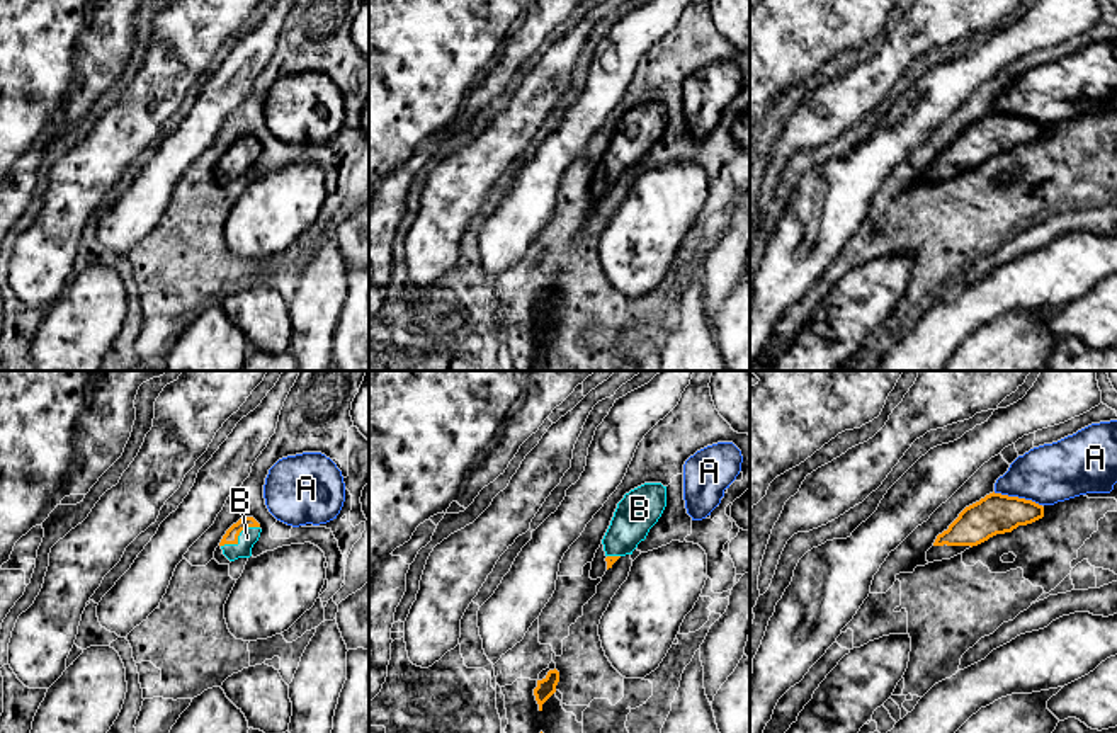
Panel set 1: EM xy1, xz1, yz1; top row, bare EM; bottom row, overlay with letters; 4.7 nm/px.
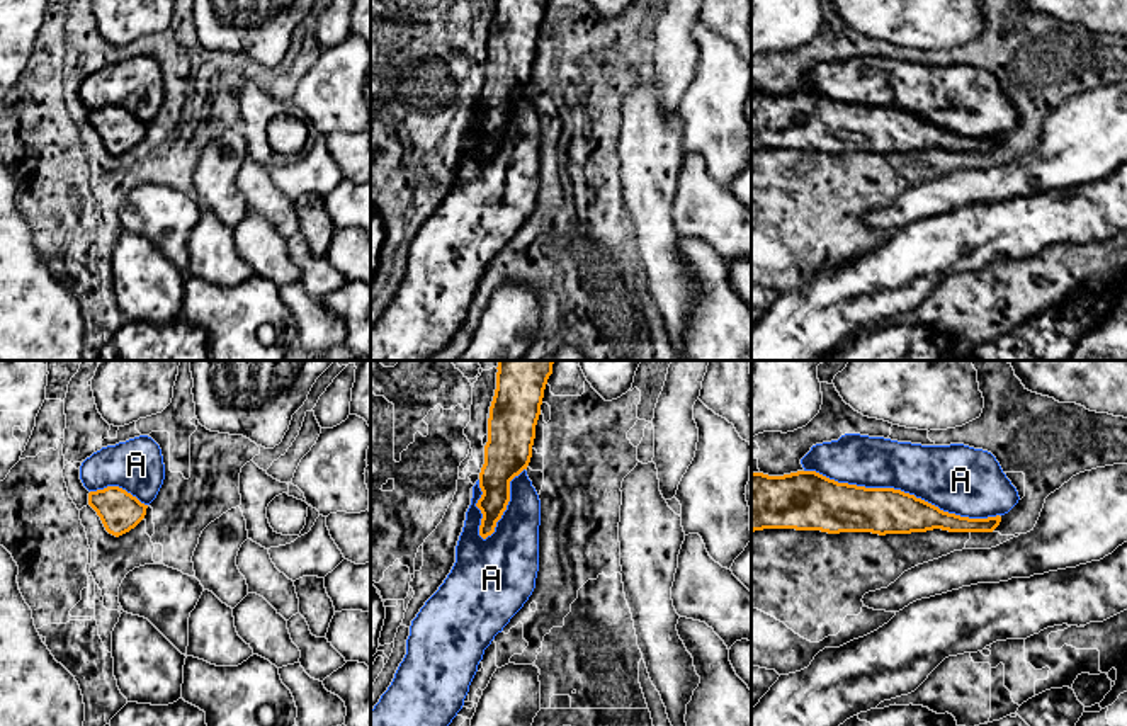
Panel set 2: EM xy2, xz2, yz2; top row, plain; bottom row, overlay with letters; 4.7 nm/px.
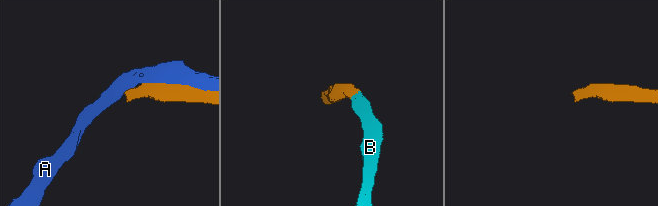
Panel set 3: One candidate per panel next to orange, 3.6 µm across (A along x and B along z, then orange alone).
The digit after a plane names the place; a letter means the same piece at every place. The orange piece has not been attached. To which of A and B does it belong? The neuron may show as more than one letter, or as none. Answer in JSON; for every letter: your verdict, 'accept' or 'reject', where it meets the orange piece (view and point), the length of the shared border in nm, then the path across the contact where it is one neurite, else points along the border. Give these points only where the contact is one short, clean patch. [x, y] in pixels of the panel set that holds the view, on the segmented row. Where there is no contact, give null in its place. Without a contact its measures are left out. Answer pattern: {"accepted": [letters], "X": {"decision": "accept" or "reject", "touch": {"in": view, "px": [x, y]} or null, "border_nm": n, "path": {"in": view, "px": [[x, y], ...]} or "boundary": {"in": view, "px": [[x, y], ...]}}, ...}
{"accepted": ["B"], "A": {"decision": "reject", "touch": {"in": "yz2", "px": [900, 490]}, "border_nm": 950}, "B": {"decision": "accept", "touch": {"in": "xy1", "px": [238, 534]}, "border_nm": 200, "path": {"in": "xy1", "px": [[232, 534], [238, 534], [247, 538]]}}}

